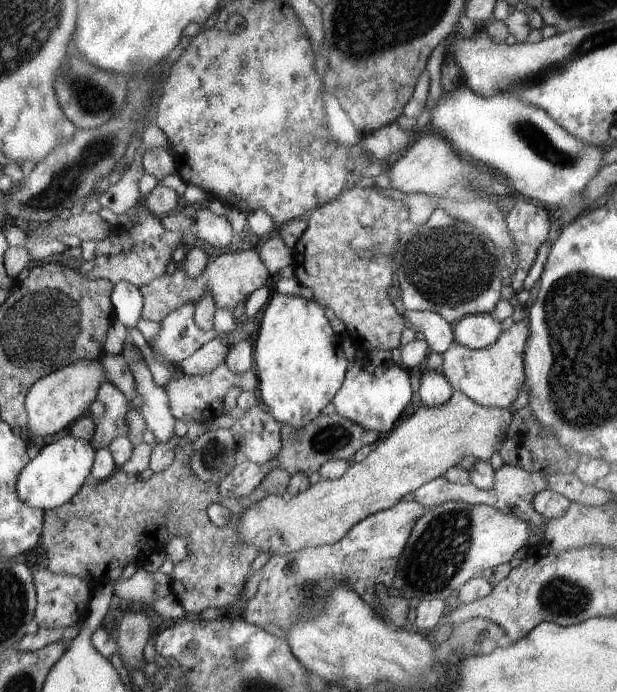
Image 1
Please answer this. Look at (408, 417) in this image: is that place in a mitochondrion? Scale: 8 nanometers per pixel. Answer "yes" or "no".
no

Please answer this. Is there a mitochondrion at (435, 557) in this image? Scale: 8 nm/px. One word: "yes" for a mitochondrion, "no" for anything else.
yes

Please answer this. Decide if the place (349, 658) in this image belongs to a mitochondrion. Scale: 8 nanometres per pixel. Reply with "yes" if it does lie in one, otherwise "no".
no

